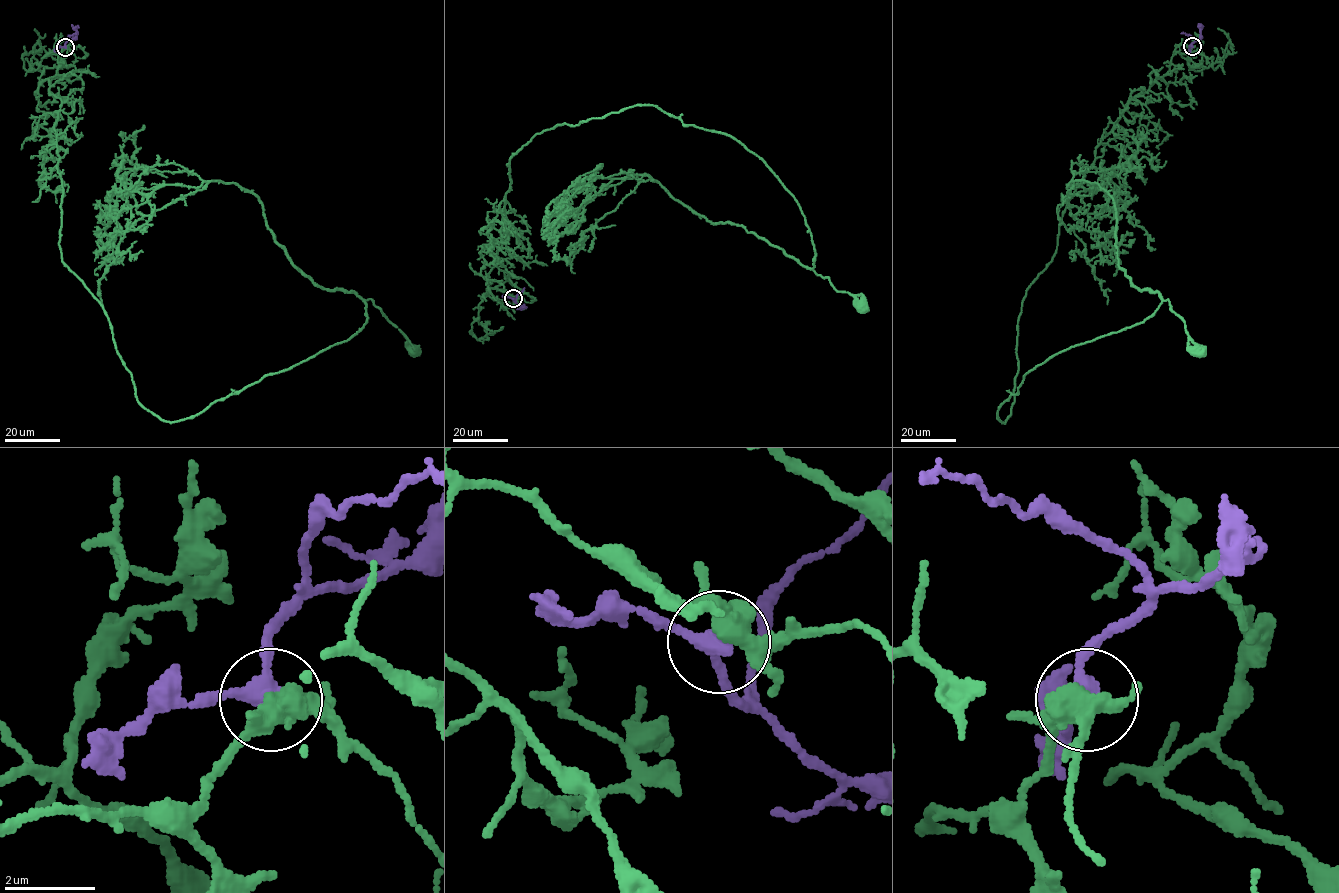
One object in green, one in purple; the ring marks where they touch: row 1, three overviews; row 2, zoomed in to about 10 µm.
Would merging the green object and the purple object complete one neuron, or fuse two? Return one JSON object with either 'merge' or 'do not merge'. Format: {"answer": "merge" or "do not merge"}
{"answer": "do not merge"}

